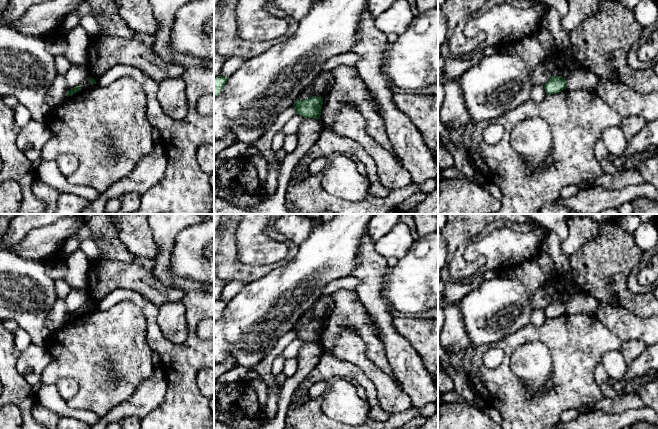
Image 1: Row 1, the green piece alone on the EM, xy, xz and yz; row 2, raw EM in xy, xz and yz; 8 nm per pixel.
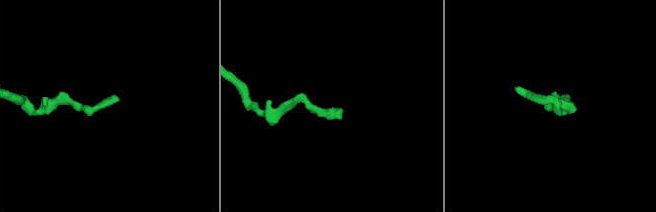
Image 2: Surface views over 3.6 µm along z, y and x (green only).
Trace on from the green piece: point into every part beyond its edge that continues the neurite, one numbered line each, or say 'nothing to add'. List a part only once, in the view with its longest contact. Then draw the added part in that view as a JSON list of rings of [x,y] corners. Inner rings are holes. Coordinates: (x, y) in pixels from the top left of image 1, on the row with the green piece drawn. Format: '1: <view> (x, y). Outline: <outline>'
nothing to add

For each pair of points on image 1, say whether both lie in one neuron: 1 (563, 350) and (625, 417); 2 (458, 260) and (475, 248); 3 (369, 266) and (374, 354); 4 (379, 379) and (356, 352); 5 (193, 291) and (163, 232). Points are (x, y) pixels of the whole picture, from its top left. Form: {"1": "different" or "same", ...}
{"1": "different", "2": "different", "3": "different", "4": "same", "5": "same"}

